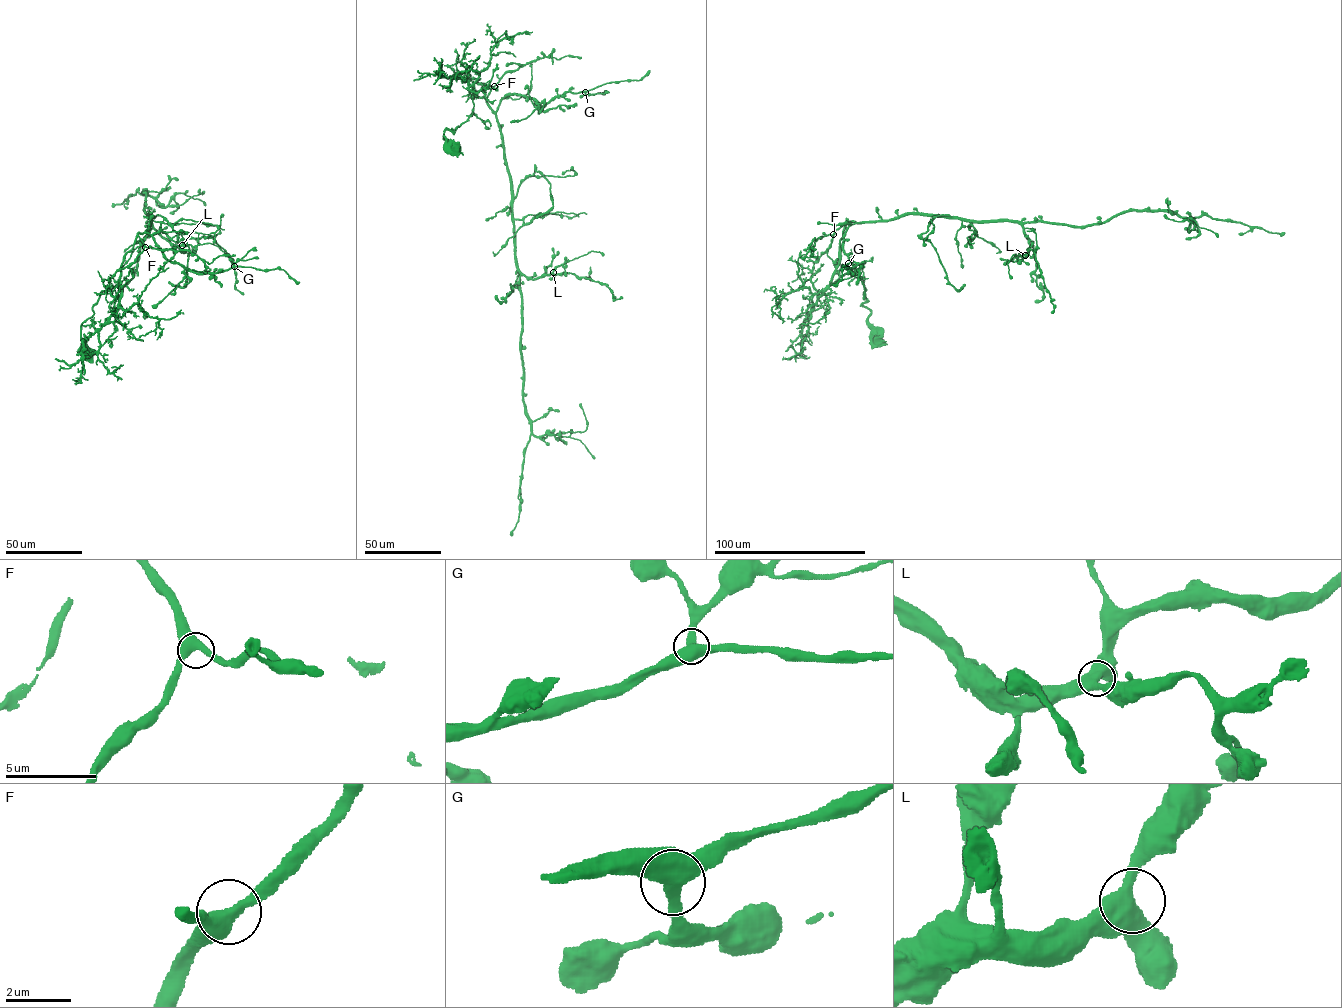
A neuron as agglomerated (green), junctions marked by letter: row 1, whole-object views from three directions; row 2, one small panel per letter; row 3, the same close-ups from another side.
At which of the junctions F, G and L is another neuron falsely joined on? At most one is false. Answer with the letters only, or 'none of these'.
none of these

